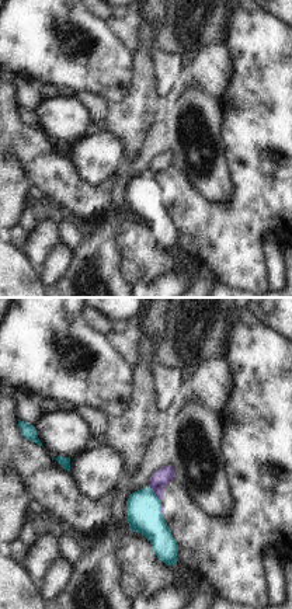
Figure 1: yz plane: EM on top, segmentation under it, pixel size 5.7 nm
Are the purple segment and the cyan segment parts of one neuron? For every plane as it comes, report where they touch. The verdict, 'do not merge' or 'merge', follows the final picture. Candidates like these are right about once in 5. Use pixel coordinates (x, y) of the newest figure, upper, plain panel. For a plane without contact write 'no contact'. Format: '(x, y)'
(159, 184)

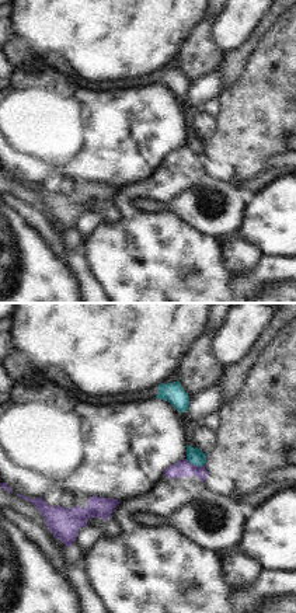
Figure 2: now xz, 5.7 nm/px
(195, 152)

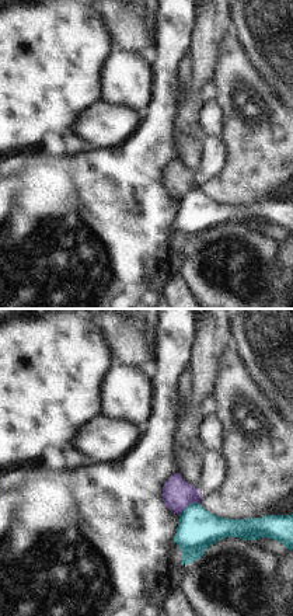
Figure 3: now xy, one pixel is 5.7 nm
(188, 190)

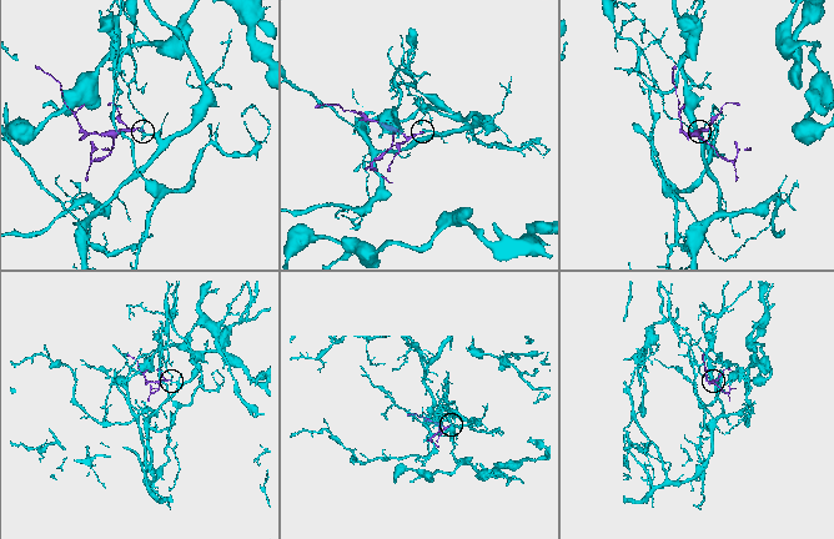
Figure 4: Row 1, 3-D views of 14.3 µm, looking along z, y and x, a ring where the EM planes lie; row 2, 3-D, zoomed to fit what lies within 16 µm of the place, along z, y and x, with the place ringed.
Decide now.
do not merge

